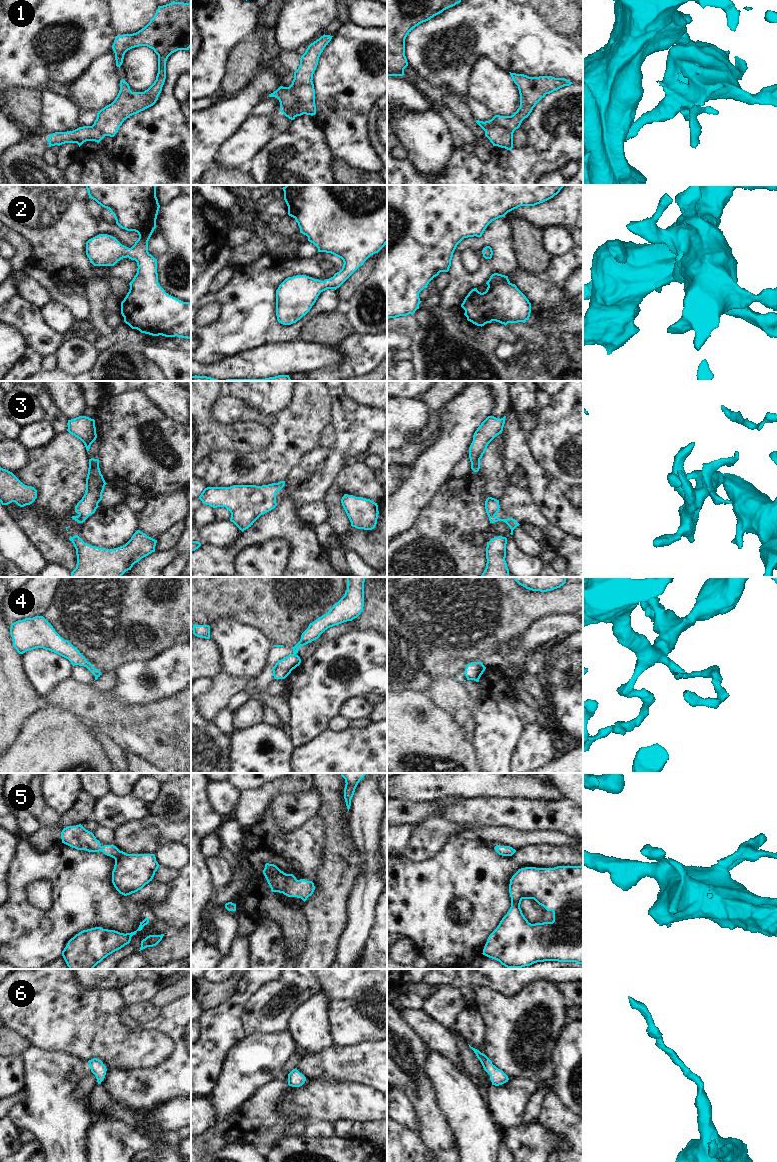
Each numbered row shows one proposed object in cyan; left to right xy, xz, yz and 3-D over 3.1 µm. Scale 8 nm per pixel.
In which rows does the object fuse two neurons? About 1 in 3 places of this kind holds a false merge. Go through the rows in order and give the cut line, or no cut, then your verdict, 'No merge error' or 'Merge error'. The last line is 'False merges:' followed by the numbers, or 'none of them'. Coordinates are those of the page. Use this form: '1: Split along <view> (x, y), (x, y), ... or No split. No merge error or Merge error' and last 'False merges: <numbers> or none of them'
1: Split along xz (287, 87), (293, 94), (296, 105), (281, 112). Merge error
2: No split. No merge error
3: No split. No merge error
4: Split along xz (293, 653), (295, 654). Merge error
5: No split. No merge error
6: No split. No merge error
False merges: 1, 4.

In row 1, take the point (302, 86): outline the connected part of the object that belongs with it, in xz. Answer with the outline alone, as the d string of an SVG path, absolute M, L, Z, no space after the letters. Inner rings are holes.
M324 34L311 43L301 56L300 65L294 72L292 84L288 87L297 100L297 106L282 112L289 119L294 120L297 116L303 114L311 116L316 114L313 74L321 53L332 37Z

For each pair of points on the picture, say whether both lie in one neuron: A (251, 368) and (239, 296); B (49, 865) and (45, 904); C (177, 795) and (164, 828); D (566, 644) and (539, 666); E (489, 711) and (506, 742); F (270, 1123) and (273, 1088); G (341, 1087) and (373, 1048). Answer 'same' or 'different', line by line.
A: different
B: different
C: different
D: same
E: same
F: same
G: different

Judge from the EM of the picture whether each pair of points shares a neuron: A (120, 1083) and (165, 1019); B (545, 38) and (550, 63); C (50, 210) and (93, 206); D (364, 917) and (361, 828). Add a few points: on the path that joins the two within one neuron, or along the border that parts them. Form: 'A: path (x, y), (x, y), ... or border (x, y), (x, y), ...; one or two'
A: path (144, 1080), (155, 1080), (179, 1056), (179, 1043); one
B: path (545, 44), (545, 51), (550, 57); one
C: border (88, 198), (87, 213), (92, 217), (101, 217); two
D: path (364, 895), (370, 884), (369, 850); one

